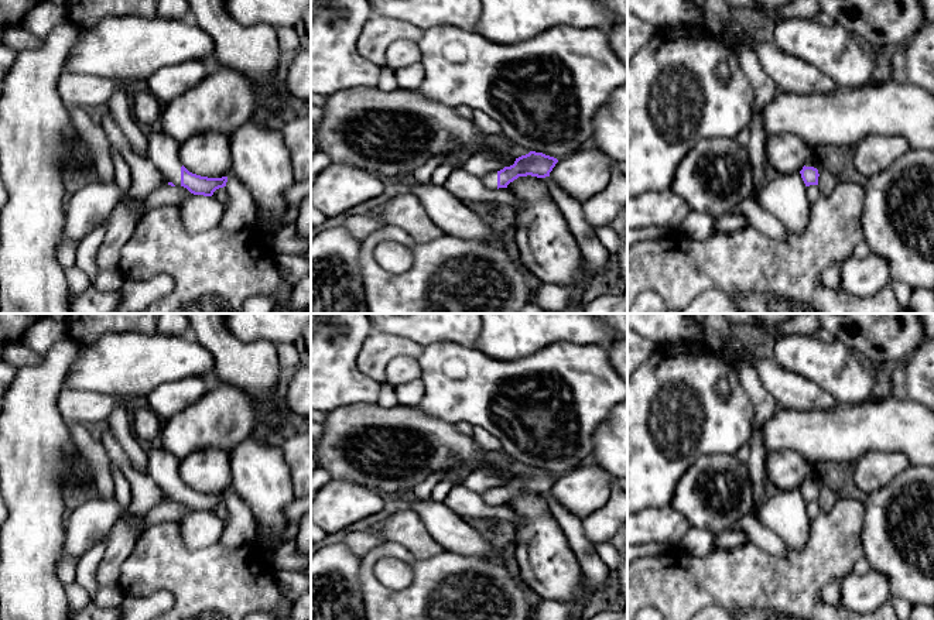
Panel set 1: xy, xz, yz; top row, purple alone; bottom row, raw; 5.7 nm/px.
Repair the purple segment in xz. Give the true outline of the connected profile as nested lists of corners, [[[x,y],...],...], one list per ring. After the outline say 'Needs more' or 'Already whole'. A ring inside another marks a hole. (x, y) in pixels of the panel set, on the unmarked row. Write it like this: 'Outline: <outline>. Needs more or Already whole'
Outline: [[[530,467],[528,470],[516,475],[513,482],[504,483],[500,487],[492,487],[480,496],[483,501],[490,506],[507,504],[507,501],[519,493],[550,493],[550,489],[557,479],[558,476],[554,473]]]. Needs more

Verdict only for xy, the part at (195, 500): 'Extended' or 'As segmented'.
Extended

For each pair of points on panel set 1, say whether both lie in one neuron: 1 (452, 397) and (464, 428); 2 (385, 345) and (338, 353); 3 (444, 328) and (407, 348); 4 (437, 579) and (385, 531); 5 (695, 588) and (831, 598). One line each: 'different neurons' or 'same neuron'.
1: different neurons
2: different neurons
3: different neurons
4: different neurons
5: different neurons

